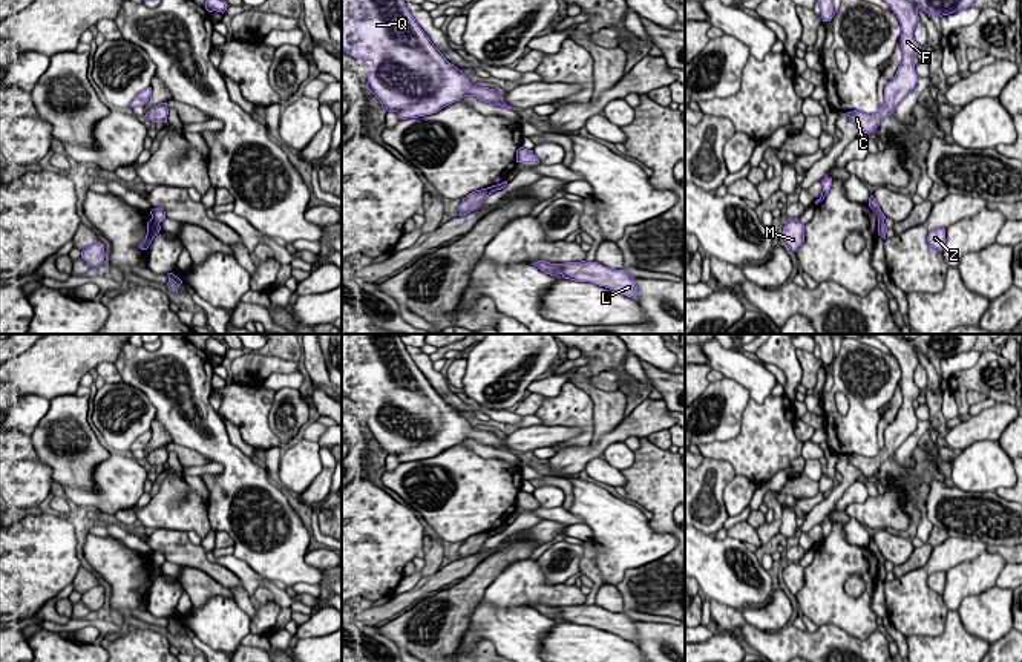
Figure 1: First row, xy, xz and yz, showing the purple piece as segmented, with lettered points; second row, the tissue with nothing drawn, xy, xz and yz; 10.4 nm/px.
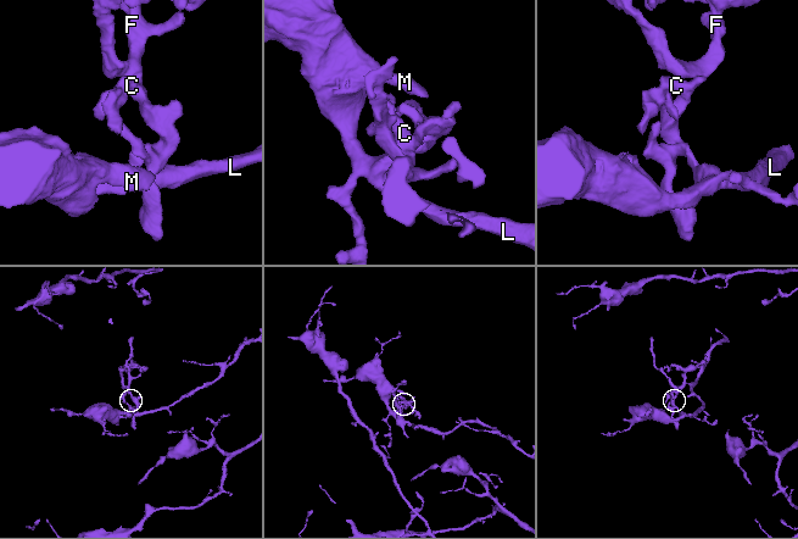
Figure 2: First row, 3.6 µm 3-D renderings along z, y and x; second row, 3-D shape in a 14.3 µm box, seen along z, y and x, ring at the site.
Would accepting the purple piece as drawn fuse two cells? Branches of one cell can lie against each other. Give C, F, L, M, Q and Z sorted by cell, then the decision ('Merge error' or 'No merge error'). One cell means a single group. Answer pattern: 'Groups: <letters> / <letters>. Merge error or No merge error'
Groups: C F / L M Q Z. Merge error

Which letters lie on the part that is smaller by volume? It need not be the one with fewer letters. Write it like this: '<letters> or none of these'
C, F

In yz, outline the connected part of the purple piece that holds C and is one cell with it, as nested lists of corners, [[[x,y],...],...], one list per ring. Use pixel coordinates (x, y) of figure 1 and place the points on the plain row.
[[[866,334],[883,342],[898,360],[901,366],[901,392],[902,405],[898,409],[896,418],[884,431],[884,447],[872,457],[847,455],[852,466],[860,469],[864,477],[873,477],[880,466],[895,455],[896,449],[915,432],[918,417],[913,401],[921,394],[921,389],[913,382],[915,368],[919,365],[918,352],[921,351],[930,359],[939,360],[953,357],[959,352],[967,352],[978,340],[978,334],[919,334],[913,340],[898,339],[893,334]]]

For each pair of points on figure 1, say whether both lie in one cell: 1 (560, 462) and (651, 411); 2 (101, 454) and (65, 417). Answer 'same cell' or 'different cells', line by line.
1: same cell
2: same cell

